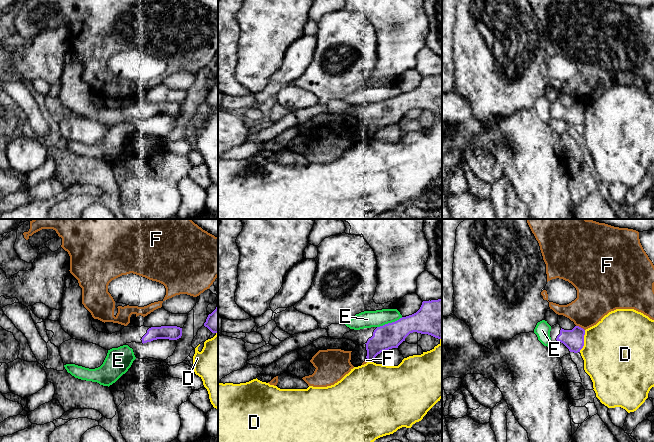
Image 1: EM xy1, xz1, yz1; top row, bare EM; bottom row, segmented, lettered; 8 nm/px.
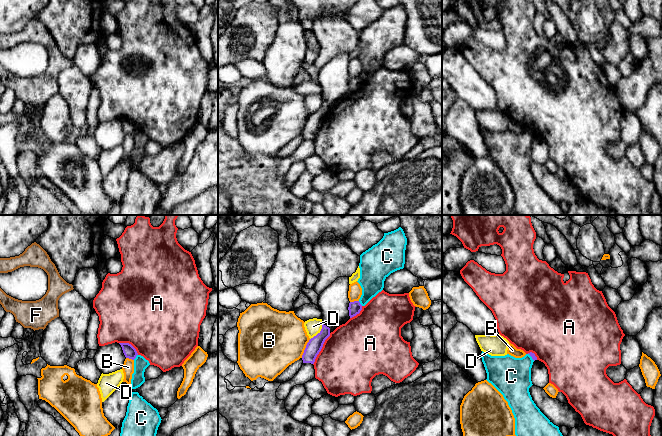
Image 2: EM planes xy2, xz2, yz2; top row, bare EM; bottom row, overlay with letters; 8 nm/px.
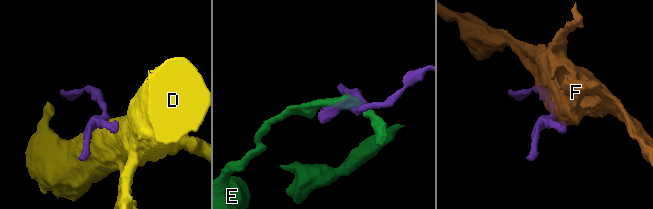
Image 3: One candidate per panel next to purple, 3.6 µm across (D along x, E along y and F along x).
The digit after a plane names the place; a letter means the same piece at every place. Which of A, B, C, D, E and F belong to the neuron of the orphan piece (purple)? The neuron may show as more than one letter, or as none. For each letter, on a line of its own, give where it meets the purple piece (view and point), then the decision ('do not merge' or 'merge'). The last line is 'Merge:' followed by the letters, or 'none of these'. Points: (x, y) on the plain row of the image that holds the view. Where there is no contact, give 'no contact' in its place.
A: xz2 (321, 124) | do not merge
B: xz2 (305, 124) | do not merge
C: xy2 (135, 133) | do not merge
D: yz1 (583, 117) | do not merge
E: xz1 (389, 99) | do not merge
F: yz1 (580, 103) | do not merge
Merge: none of these

